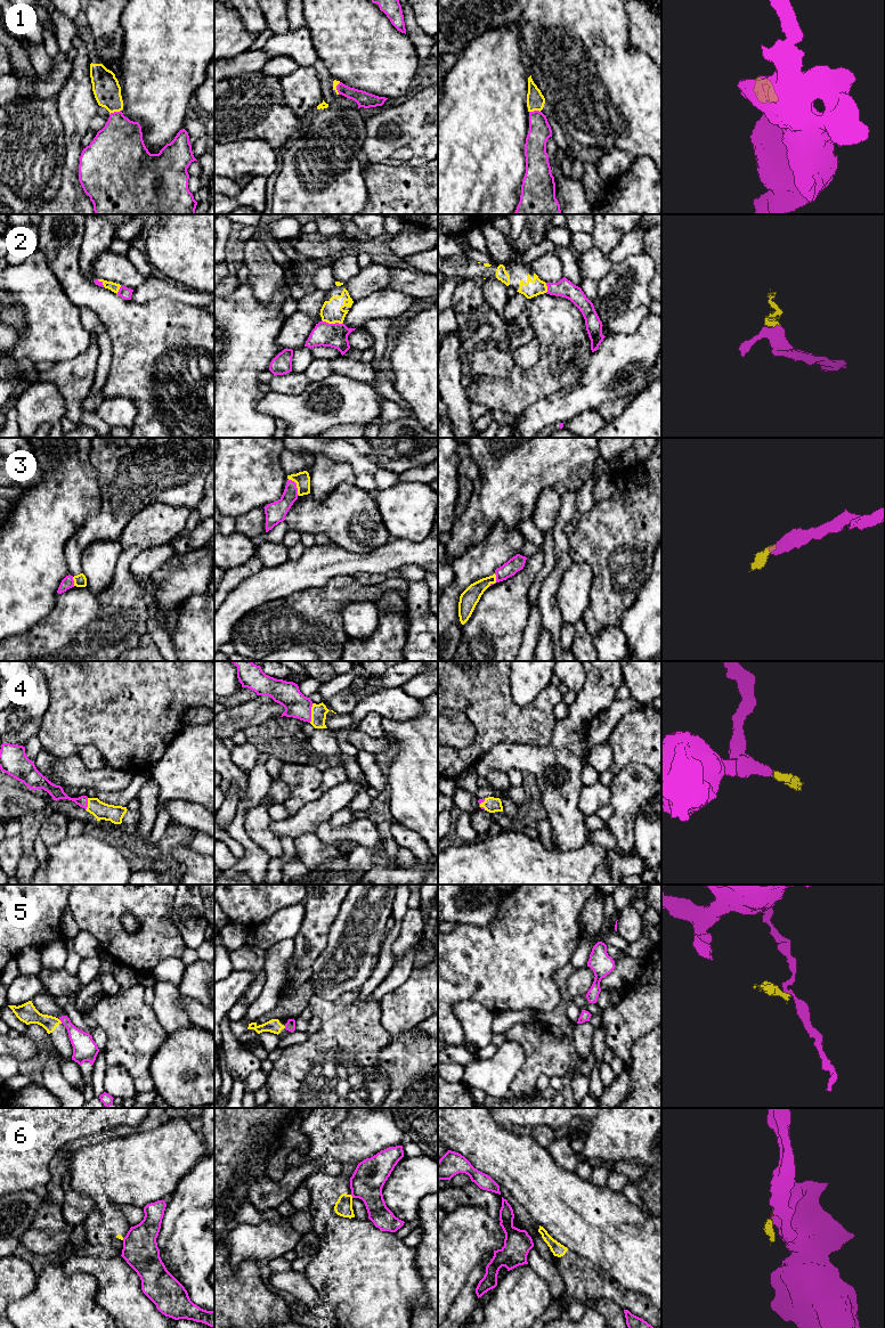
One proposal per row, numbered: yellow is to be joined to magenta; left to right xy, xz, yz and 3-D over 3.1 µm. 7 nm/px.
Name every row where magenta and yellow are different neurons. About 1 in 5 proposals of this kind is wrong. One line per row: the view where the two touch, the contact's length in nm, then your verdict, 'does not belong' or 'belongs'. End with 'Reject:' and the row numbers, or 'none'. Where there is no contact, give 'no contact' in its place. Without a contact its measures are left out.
1: meets magenta in xy; contact 90 nm long; does not belong
2: meets magenta in xz; contact 150 nm long; belongs
3: meets magenta in xz; contact 140 nm long; belongs
4: meets magenta in xz; contact 140 nm long; belongs
5: meets magenta in xy; contact 40 nm long; does not belong
6: meets magenta in xz; contact 30 nm long; does not belong
Reject: 1, 5, 6

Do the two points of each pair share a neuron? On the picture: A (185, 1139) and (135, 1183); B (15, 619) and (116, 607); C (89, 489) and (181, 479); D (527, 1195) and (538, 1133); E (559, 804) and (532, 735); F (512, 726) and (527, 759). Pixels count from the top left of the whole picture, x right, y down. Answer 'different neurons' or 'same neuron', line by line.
A: same neuron
B: different neurons
C: different neurons
D: different neurons
E: different neurons
F: different neurons

